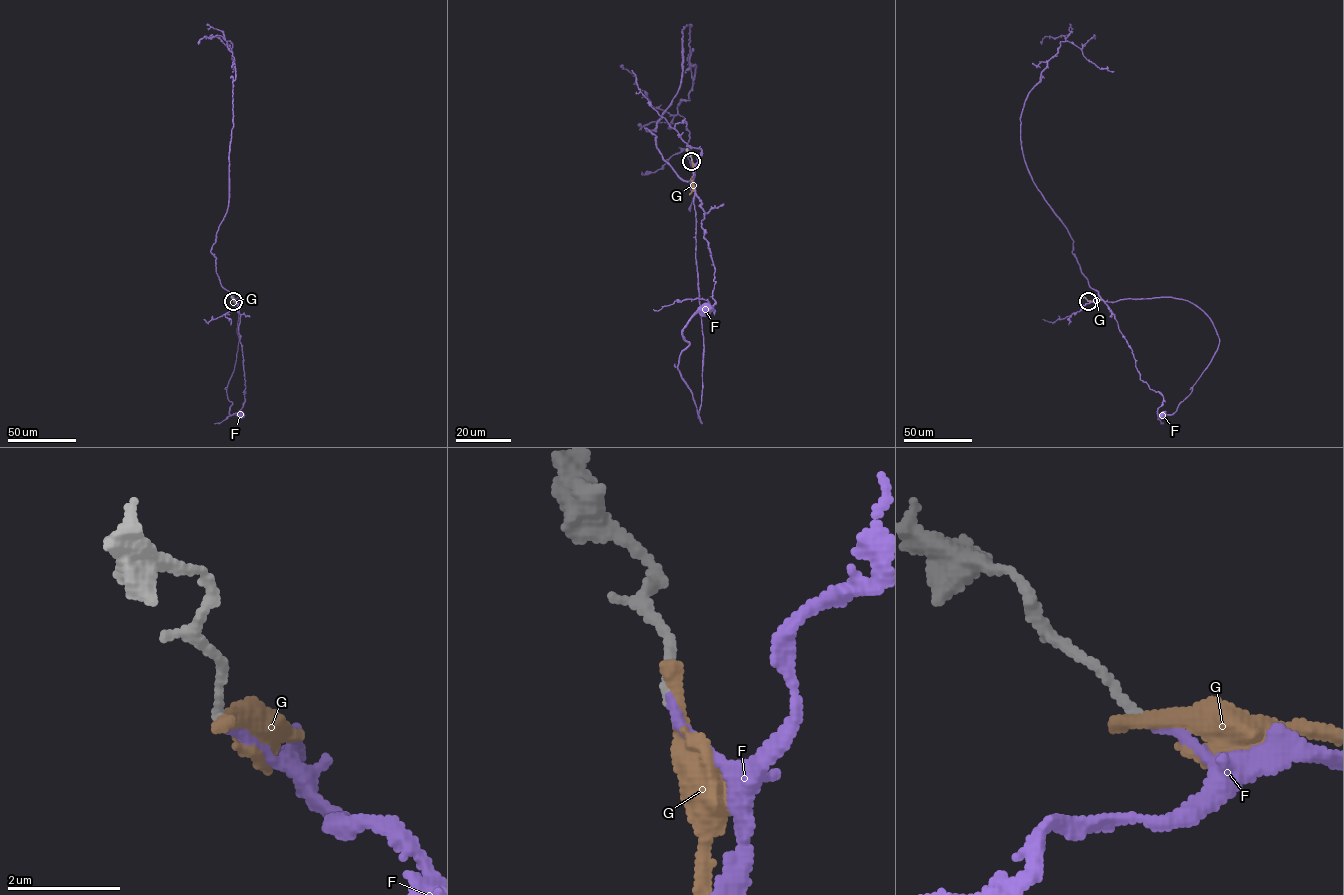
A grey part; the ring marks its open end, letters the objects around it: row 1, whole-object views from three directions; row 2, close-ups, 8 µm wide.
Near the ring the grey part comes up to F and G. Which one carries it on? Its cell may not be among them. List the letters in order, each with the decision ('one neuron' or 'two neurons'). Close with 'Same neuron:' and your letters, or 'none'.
F: one neuron
G: two neurons
Same neuron: F

